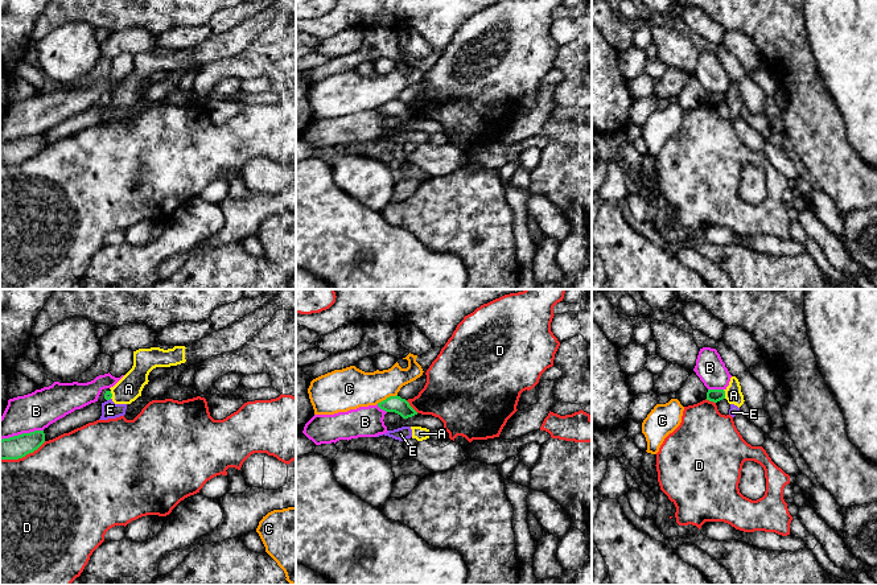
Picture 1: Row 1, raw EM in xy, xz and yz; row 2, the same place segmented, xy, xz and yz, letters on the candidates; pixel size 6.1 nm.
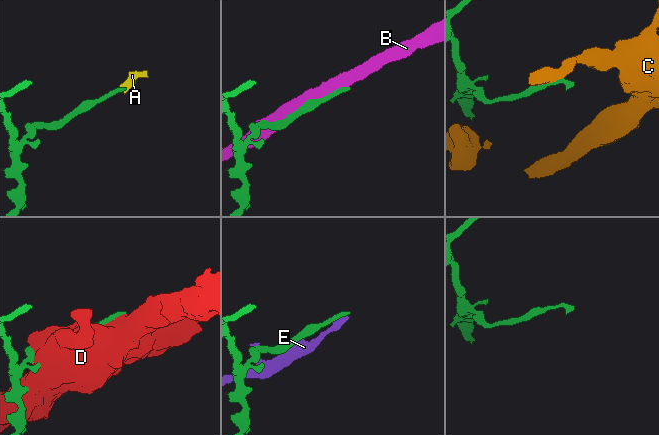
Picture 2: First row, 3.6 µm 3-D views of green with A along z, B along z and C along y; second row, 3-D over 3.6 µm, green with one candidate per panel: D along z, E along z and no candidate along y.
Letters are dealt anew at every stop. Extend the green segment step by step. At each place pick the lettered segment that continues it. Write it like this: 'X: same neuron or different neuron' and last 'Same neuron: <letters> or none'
A: different neuron
B: different neuron
C: different neuron
D: different neuron
E: different neuron
Same neuron: none

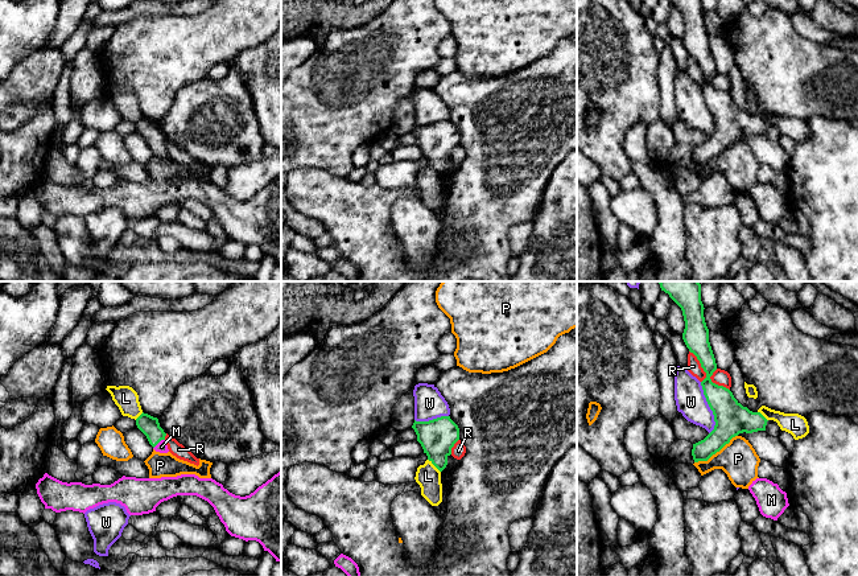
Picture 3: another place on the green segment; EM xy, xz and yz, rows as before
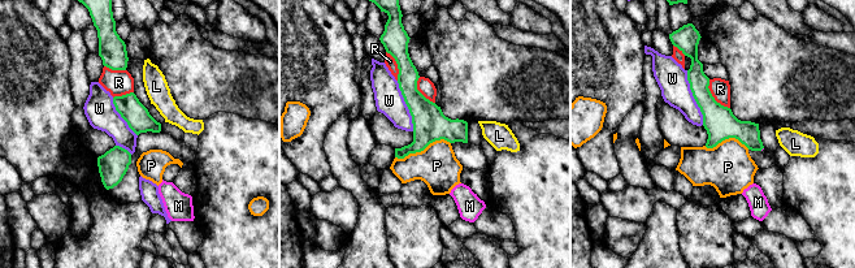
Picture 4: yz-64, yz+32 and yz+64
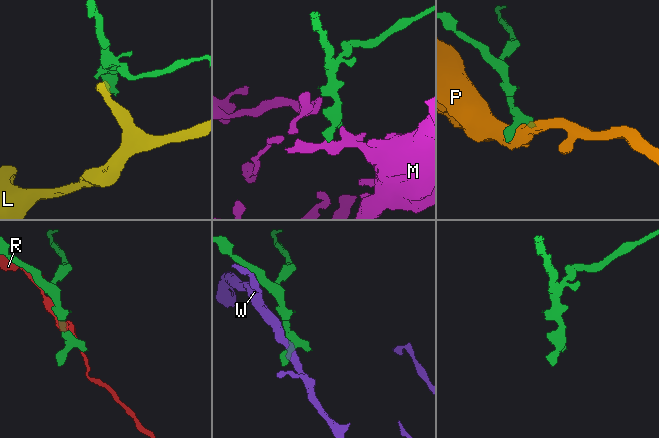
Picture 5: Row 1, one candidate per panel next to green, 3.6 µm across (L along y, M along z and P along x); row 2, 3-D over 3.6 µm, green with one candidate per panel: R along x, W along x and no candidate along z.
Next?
L: different neuron
M: same neuron
P: different neuron
R: different neuron
W: different neuron
Same neuron: M

